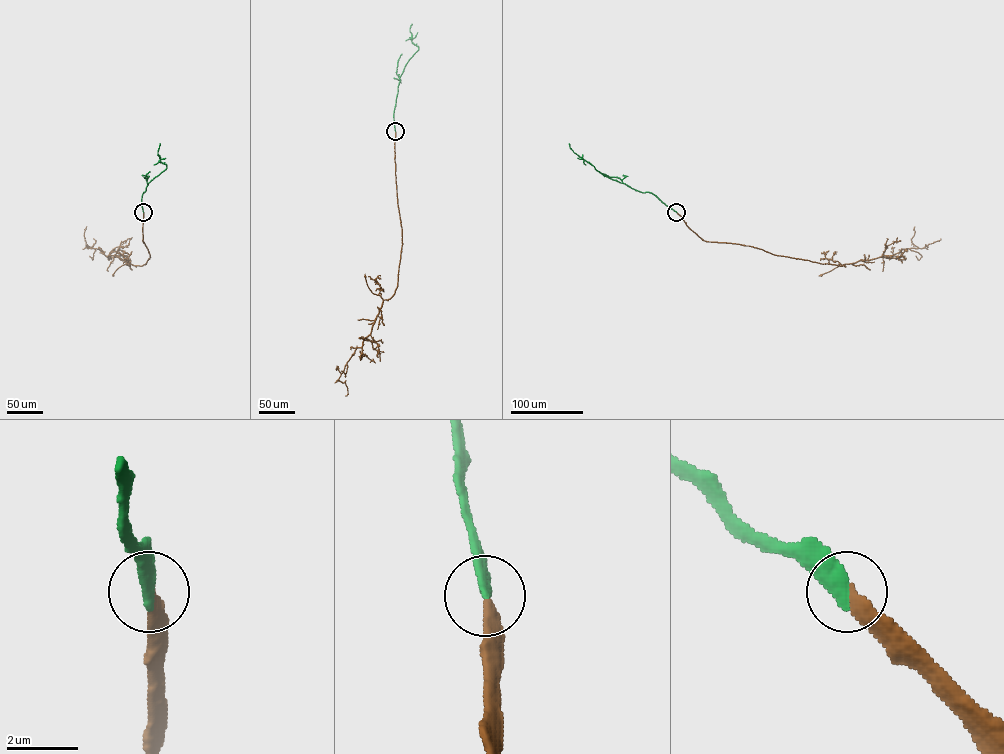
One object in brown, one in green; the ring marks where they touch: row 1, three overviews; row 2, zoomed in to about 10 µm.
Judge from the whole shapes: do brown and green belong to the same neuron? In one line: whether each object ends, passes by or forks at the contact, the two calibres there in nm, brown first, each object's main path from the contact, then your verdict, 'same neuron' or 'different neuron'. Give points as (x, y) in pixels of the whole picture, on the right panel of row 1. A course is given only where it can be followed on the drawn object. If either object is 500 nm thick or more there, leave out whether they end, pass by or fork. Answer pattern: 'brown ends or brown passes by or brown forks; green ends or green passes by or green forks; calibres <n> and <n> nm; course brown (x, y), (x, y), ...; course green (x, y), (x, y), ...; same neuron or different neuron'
brown ends; green ends; calibres 320 and 440 nm; course brown (676, 212), (706, 241), (740, 244), (840, 265), (892, 258), (901, 249), (928, 247), (940, 238); course green (676, 212), (651, 193), (636, 190), (604, 176), (573, 152), (569, 143); same neuron

